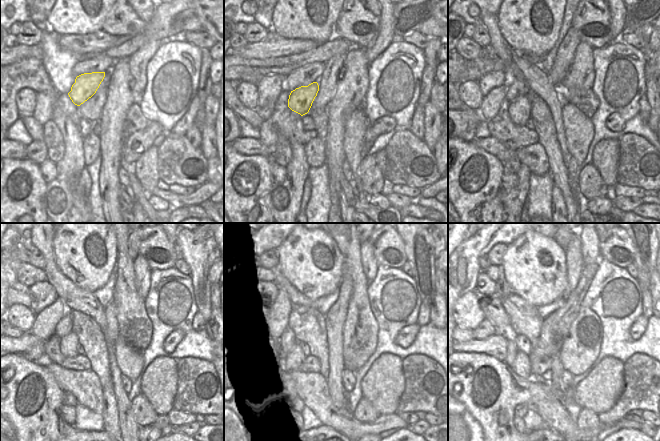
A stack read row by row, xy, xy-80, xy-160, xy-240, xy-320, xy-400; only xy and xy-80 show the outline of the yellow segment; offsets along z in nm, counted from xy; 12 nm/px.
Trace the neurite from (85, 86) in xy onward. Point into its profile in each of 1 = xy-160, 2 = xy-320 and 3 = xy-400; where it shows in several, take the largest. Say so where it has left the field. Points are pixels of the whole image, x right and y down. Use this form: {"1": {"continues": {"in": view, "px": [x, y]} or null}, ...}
{"1": {"continues": {"in": "xy-160", "px": [519, 110]}}, "2": {"continues": {"in": "xy-320", "px": [294, 358]}}, "3": {"continues": {"in": "xy-400", "px": [522, 367]}}}

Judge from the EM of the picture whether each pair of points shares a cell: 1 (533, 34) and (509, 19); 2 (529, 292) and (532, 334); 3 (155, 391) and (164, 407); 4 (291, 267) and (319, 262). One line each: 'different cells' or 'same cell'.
1: same cell
2: different cells
3: same cell
4: same cell

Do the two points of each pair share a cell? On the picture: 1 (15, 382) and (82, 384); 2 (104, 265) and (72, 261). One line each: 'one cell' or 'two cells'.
1: two cells
2: one cell

